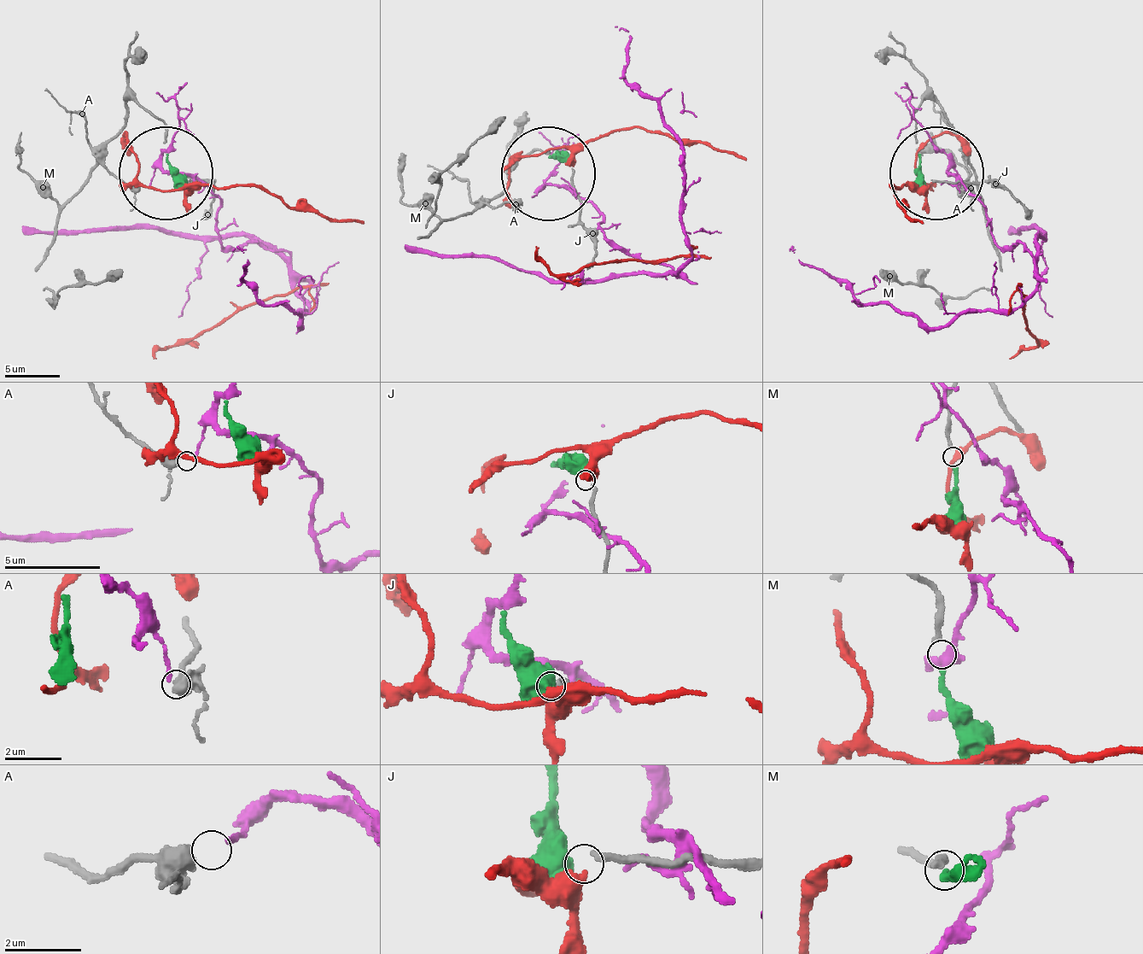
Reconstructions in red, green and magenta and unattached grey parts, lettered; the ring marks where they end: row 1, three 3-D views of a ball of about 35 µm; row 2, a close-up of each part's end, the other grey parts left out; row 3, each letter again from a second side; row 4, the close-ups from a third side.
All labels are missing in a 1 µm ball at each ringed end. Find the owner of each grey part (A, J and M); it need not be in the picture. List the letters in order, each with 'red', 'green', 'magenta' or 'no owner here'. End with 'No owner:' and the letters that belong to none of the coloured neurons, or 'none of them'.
A: no owner here
J: red
M: green
No owner: A

